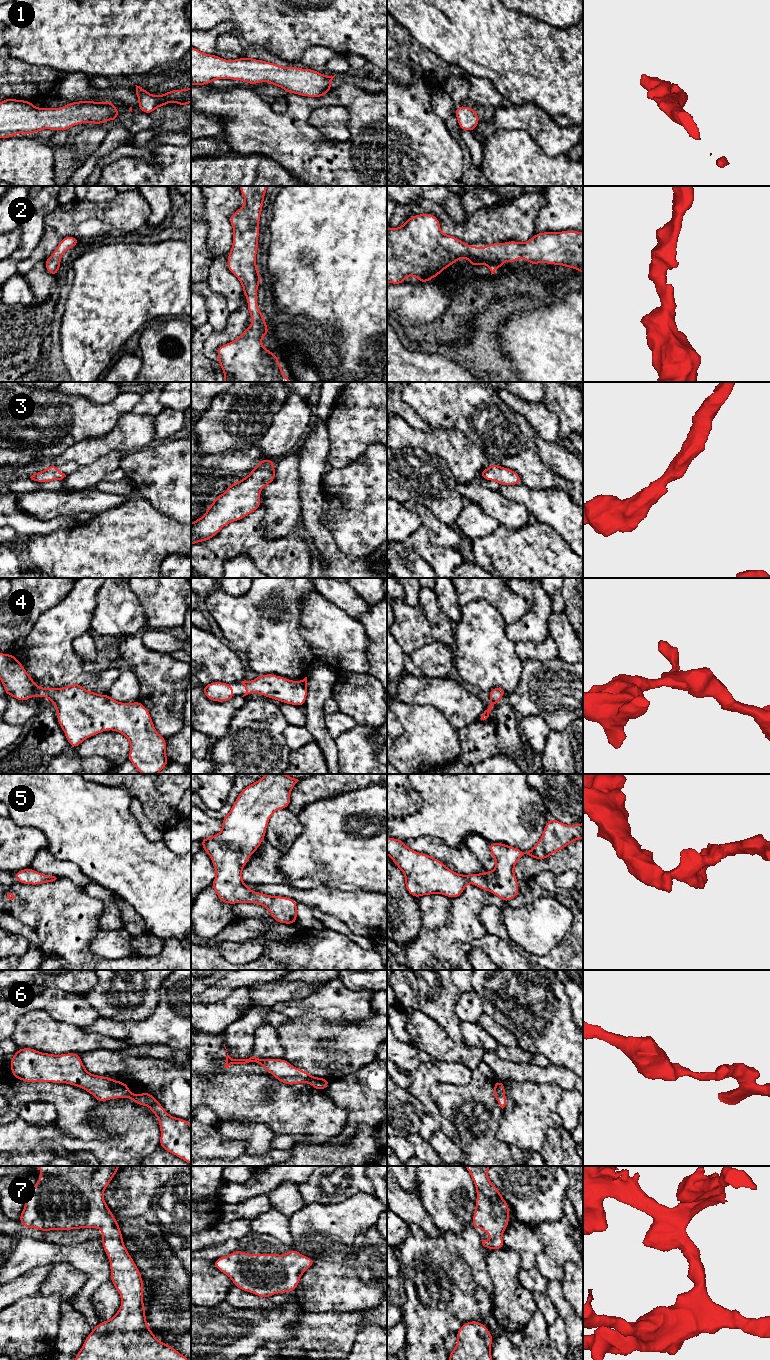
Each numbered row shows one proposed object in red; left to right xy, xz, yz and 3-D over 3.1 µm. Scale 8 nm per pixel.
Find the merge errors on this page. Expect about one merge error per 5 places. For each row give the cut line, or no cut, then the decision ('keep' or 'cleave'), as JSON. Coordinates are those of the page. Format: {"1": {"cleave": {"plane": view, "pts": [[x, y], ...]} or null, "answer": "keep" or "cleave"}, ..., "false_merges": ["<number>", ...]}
{"1": {"cleave": null, "answer": "keep"}, "2": {"cleave": null, "answer": "keep"}, "3": {"cleave": null, "answer": "keep"}, "4": {"cleave": null, "answer": "keep"}, "5": {"cleave": null, "answer": "keep"}, "6": {"cleave": null, "answer": "keep"}, "7": {"cleave": null, "answer": "keep"}, "false_merges": []}

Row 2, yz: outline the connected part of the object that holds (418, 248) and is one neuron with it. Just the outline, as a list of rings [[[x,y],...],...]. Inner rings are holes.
[[[429,213],[411,216],[398,228],[387,228],[387,282],[391,284],[405,283],[406,276],[415,276],[421,283],[429,282],[461,258],[468,259],[472,267],[481,264],[488,266],[491,275],[505,265],[505,260],[511,264],[520,258],[533,266],[540,262],[563,265],[583,274],[583,231],[542,232],[524,243],[509,241],[478,248],[472,244],[467,246],[454,236],[443,234],[438,218]]]

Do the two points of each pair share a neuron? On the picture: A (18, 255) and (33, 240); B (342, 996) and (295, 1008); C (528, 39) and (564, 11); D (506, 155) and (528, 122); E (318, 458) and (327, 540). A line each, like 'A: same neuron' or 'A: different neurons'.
A: same neuron
B: same neuron
C: different neurons
D: different neurons
E: same neuron

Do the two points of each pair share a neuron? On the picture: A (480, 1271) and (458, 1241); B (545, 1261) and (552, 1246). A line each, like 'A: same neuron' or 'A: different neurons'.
A: same neuron
B: different neurons

